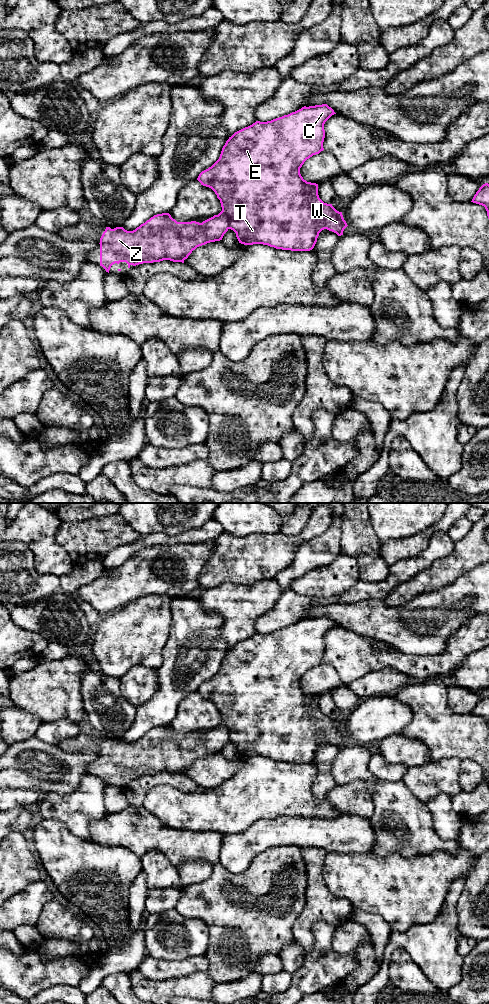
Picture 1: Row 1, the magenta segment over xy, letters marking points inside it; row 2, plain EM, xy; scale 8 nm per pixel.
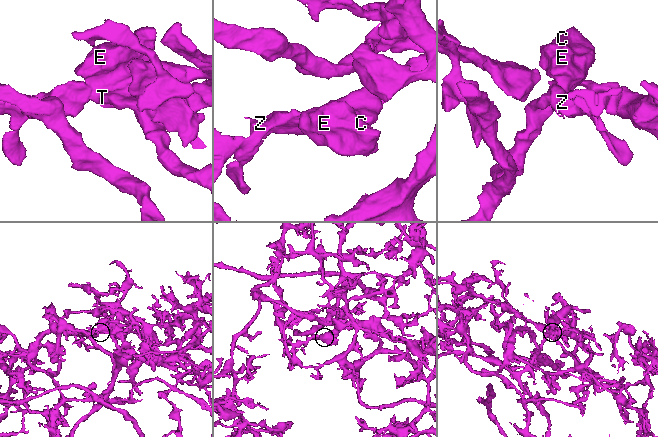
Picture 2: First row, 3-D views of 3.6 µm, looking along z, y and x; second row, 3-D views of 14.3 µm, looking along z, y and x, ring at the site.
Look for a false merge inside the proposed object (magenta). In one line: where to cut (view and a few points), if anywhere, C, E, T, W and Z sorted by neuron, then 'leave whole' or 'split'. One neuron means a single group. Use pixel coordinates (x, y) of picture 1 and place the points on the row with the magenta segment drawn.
xy (222, 209), (229, 219), (229, 228) | C E T W / Z | split

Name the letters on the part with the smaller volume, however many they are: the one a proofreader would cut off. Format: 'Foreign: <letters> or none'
Foreign: C, E, T, W

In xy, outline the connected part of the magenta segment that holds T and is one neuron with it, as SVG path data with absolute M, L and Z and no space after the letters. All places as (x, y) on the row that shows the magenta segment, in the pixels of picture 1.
M322 104L304 106L271 121L256 121L229 137L219 159L199 174L197 180L201 185L211 188L220 200L222 210L230 219L229 229L236 233L239 243L263 244L282 250L310 251L324 229L338 236L343 235L348 225L342 212L337 211L332 204L324 203L318 195L318 184L307 182L300 174L304 162L324 150L324 124L334 114L336 113L331 107Z

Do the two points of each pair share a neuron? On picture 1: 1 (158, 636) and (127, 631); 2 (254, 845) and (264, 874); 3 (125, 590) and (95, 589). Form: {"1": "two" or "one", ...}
{"1": "one", "2": "two", "3": "one"}

